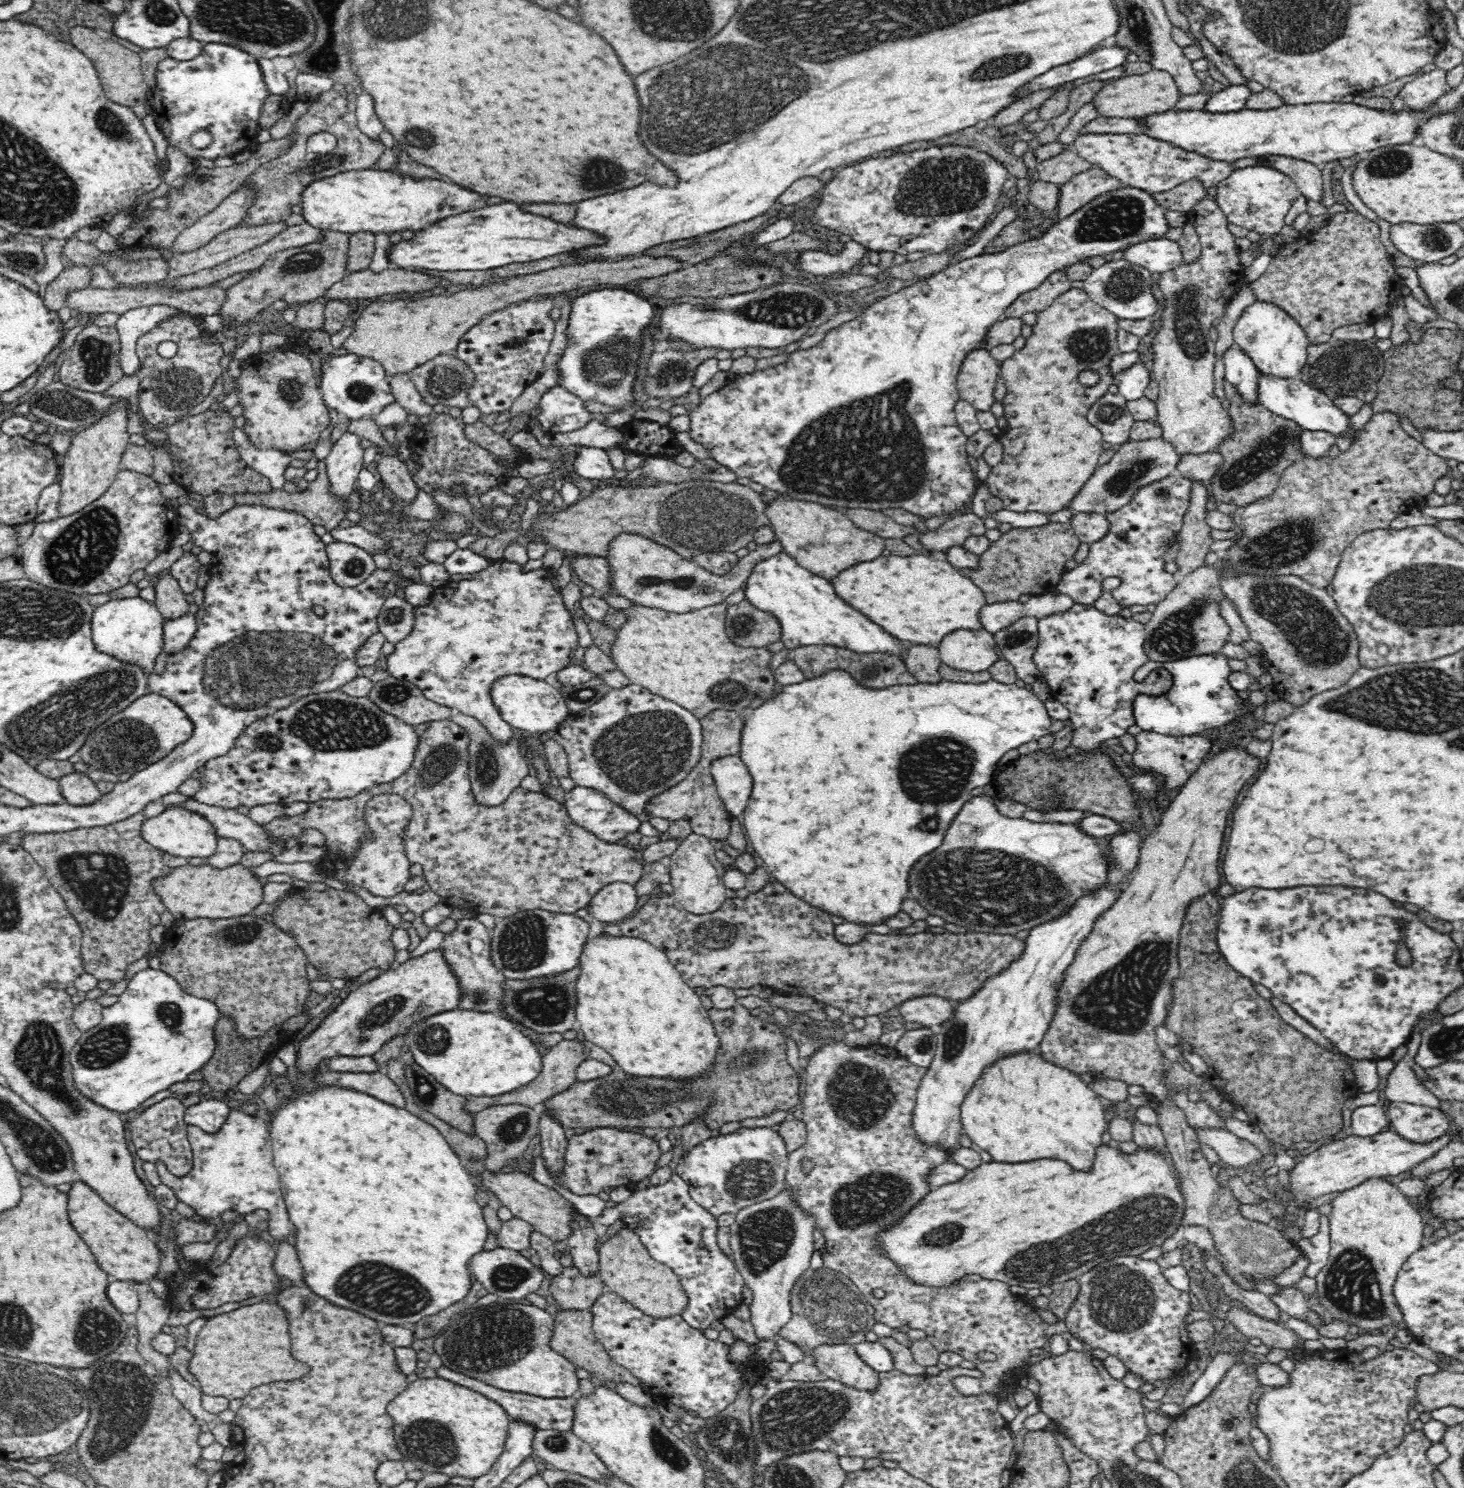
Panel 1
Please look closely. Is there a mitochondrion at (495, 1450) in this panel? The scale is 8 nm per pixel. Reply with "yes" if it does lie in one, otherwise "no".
no

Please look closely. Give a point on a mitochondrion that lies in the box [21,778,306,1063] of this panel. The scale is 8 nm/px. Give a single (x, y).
(100, 880)

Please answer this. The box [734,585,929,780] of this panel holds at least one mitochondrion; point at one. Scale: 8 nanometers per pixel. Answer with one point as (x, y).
(870, 672)

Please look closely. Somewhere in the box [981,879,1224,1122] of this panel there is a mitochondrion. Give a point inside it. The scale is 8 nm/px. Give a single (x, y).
(1120, 1001)

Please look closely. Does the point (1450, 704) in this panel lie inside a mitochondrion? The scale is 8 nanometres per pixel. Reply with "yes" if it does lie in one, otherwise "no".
yes

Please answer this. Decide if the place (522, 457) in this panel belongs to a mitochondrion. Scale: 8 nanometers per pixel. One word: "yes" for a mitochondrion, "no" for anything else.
no

